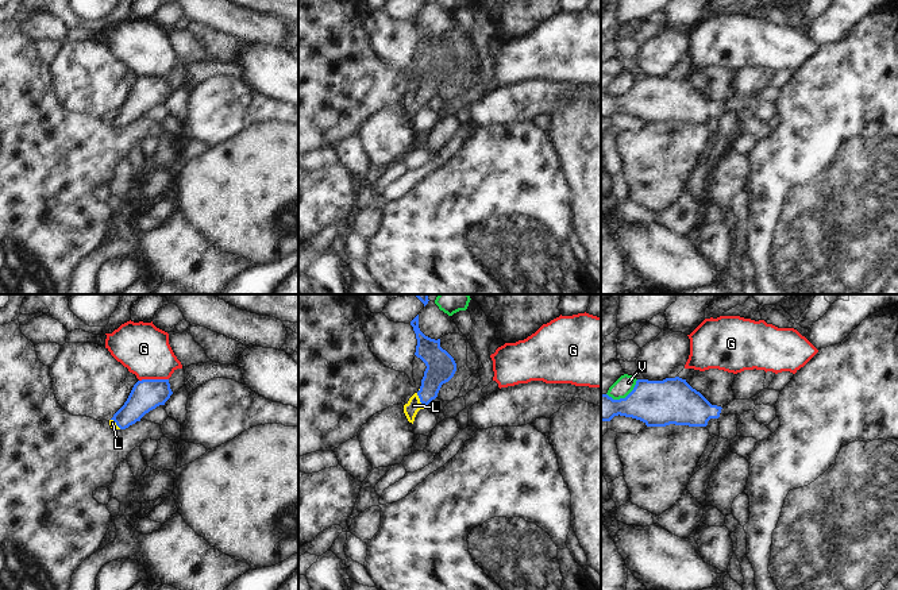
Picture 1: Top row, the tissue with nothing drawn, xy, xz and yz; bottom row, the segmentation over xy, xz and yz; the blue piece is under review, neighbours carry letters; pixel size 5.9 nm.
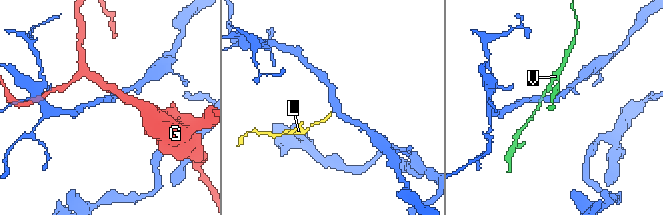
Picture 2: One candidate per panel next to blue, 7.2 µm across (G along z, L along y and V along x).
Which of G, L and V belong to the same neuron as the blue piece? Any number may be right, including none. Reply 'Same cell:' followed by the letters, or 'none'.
Same cell: L.

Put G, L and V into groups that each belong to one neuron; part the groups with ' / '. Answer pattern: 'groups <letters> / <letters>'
groups G / L / V

